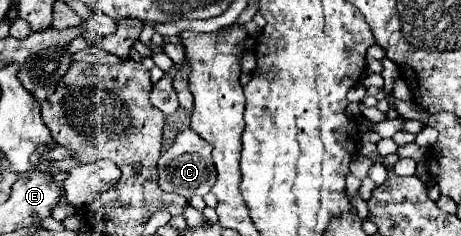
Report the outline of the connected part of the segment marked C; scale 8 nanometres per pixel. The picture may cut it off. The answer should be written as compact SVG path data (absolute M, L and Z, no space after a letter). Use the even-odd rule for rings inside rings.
M186 129L182 131L174 145L162 153L160 161L158 161L158 185L164 187L168 193L178 193L186 199L194 197L194 195L200 195L204 197L206 193L210 193L214 181L216 181L216 169L214 169L214 161L212 161L212 145L208 141L204 141L202 137L198 137L192 129Z

